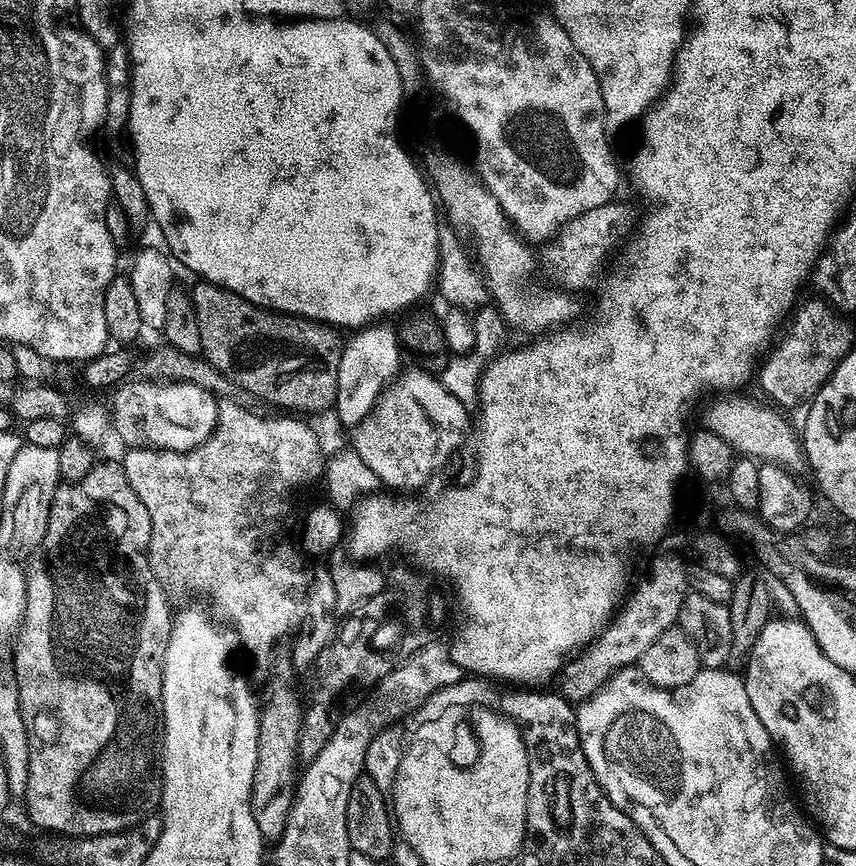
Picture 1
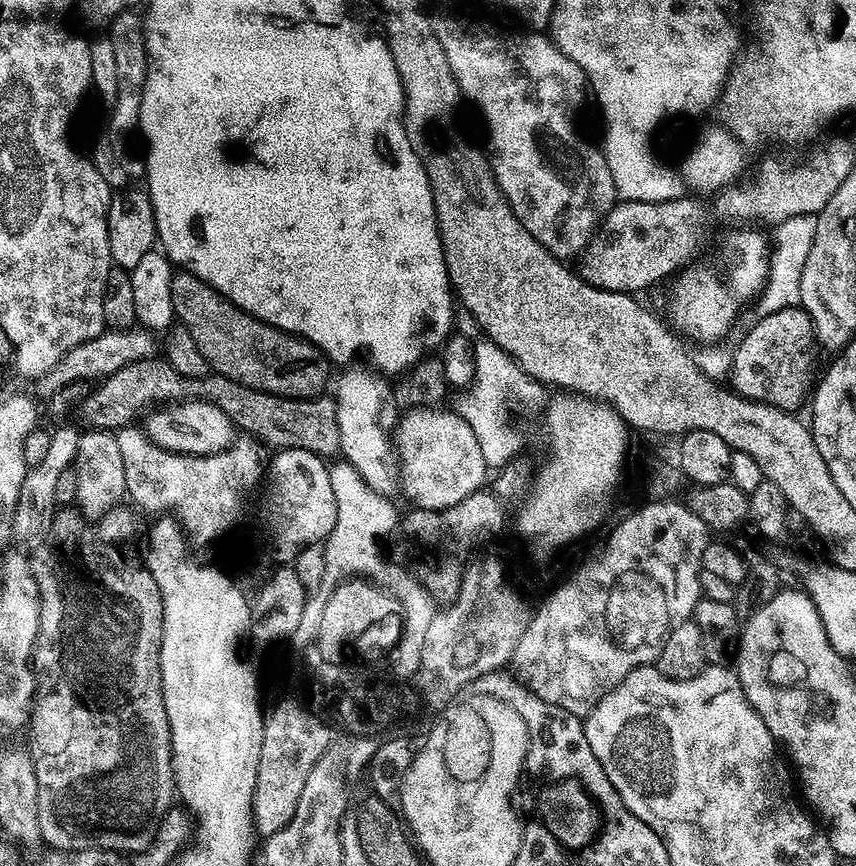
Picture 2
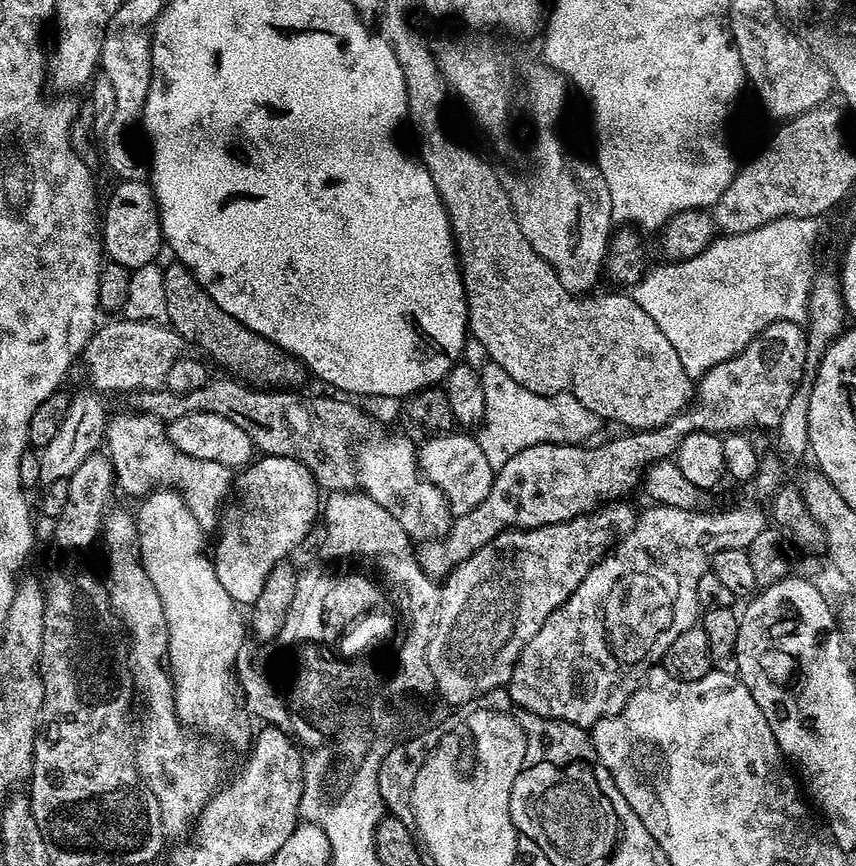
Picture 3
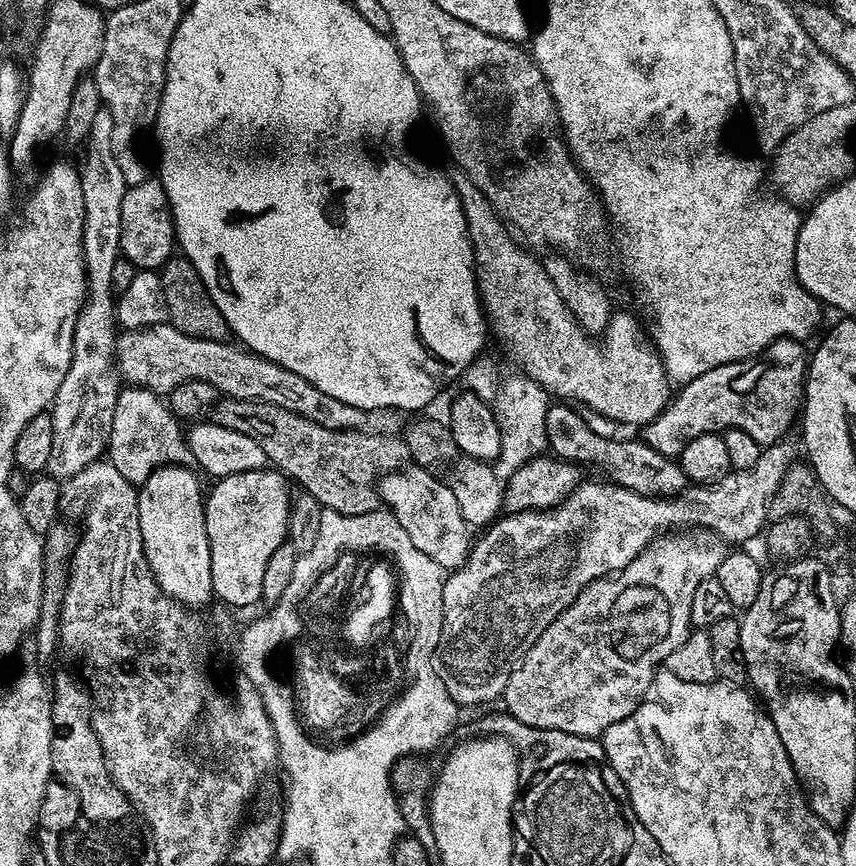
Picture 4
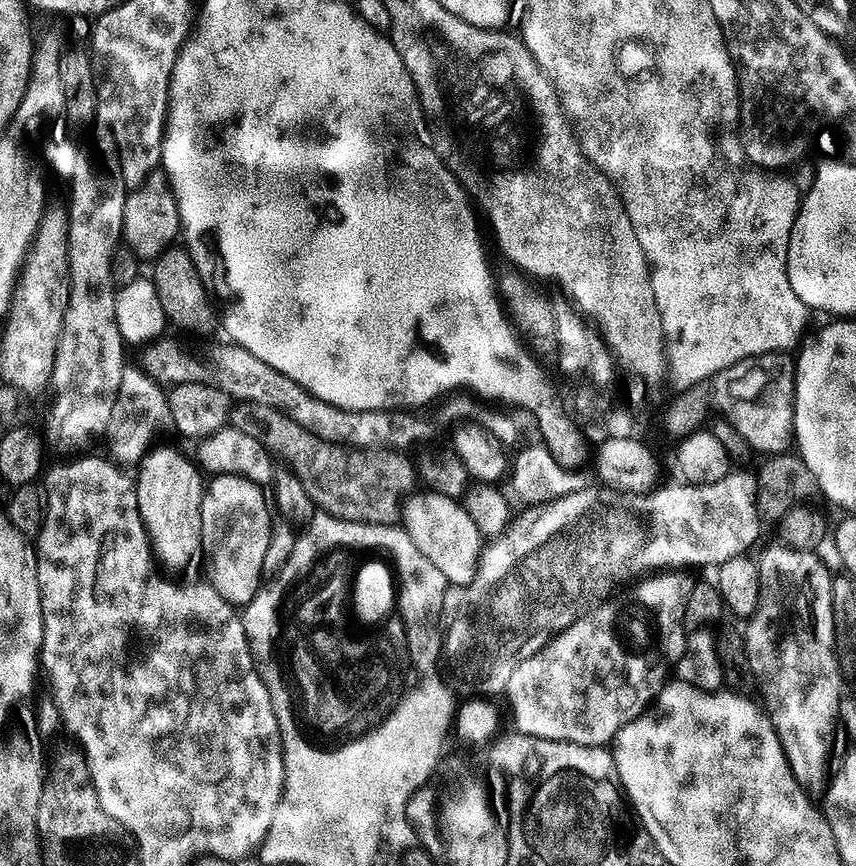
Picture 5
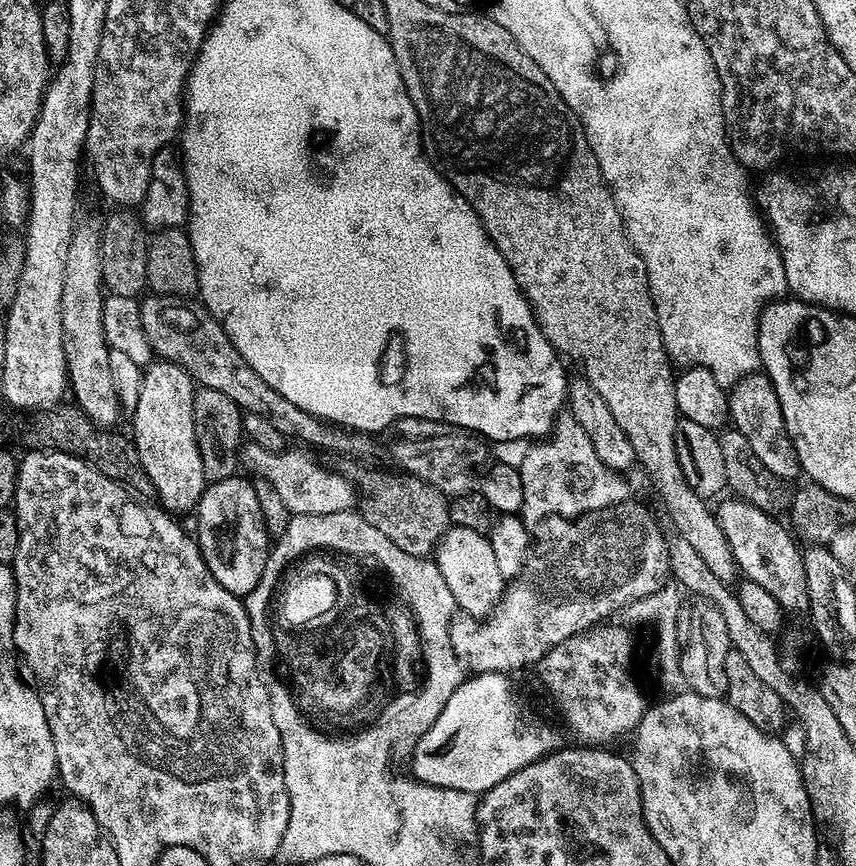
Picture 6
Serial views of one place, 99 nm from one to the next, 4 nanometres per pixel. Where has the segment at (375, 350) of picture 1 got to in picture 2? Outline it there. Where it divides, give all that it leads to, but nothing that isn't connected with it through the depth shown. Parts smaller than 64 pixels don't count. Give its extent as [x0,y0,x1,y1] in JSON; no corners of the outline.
[334,366,397,492]

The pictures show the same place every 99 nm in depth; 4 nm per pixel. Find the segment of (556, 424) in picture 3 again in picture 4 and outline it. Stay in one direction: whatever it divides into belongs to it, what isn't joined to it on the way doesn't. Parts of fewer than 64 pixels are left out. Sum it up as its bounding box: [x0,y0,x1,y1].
[491,375,549,482]

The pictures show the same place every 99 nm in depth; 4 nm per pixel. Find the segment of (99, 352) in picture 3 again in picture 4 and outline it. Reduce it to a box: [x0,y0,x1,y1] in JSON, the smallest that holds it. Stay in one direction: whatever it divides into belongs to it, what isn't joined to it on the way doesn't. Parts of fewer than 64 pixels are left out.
[114,322,306,411]

